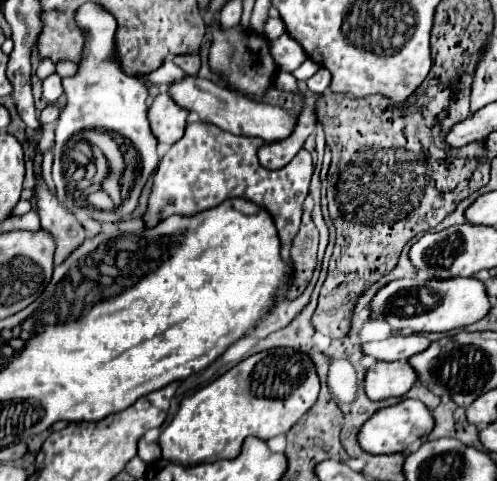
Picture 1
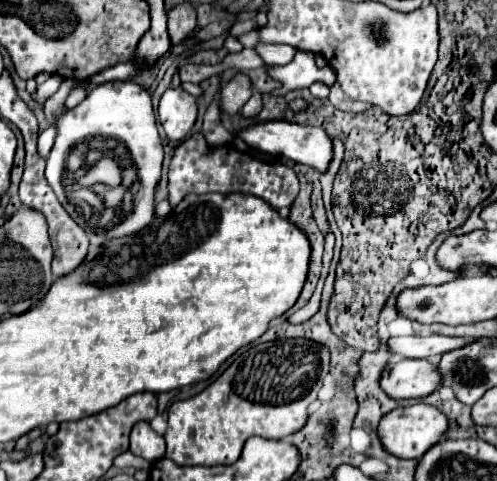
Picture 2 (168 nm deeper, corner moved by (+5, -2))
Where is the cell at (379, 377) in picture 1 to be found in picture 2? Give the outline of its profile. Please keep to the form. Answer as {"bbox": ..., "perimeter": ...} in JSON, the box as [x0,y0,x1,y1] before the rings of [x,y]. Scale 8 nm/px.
{"bbox":[379,360,439,400],"perimeter":[[[395,360],[385,366],[379,386],[393,400],[419,398],[439,388],[439,372],[429,360]]]}

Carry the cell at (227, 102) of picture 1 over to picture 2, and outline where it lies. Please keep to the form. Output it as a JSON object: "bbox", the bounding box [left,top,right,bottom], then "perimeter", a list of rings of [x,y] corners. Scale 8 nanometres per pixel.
{"bbox":[237,120,333,172],"perimeter":[[[267,120],[257,122],[253,126],[247,126],[237,132],[237,136],[247,142],[253,150],[259,150],[263,154],[269,154],[273,158],[289,158],[293,162],[301,162],[307,166],[313,166],[319,172],[325,172],[333,152],[331,152],[331,138],[325,134],[323,128],[313,126],[301,126],[287,120]]]}

